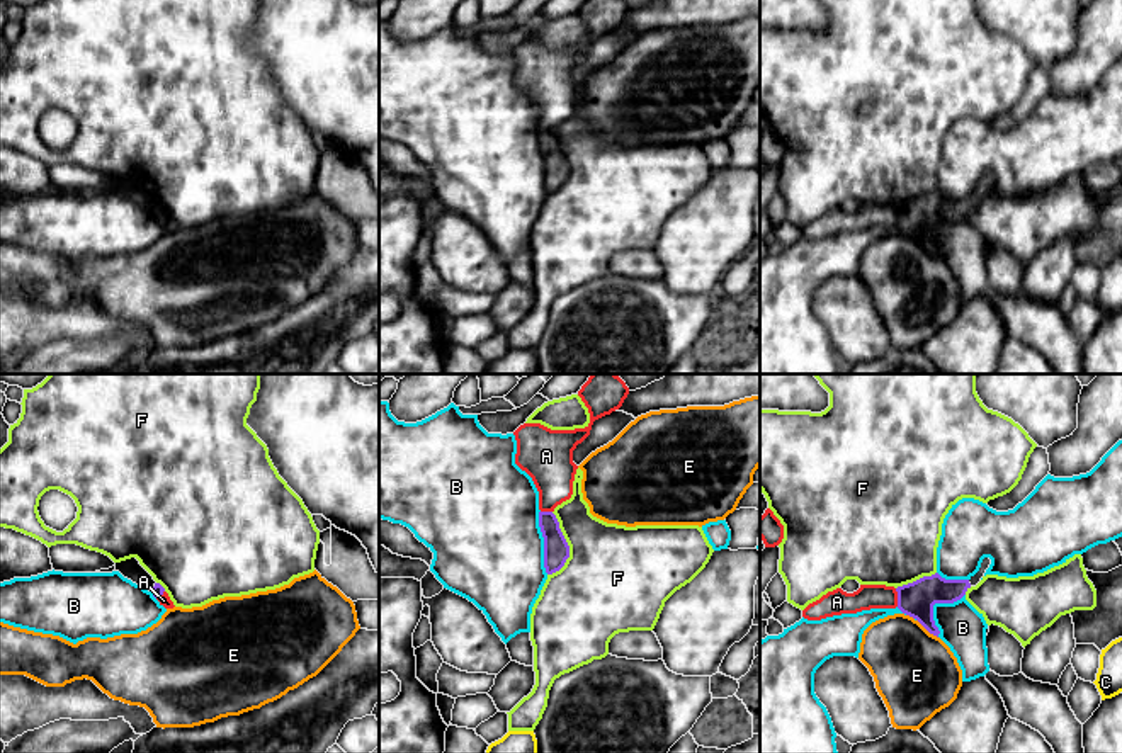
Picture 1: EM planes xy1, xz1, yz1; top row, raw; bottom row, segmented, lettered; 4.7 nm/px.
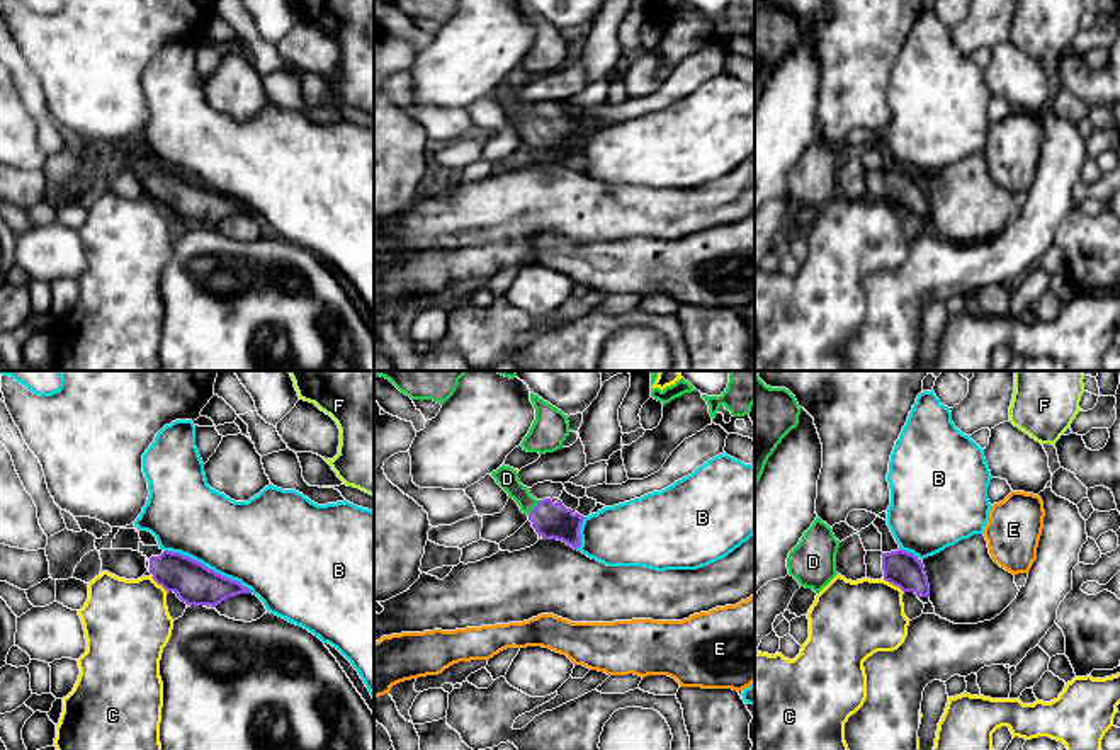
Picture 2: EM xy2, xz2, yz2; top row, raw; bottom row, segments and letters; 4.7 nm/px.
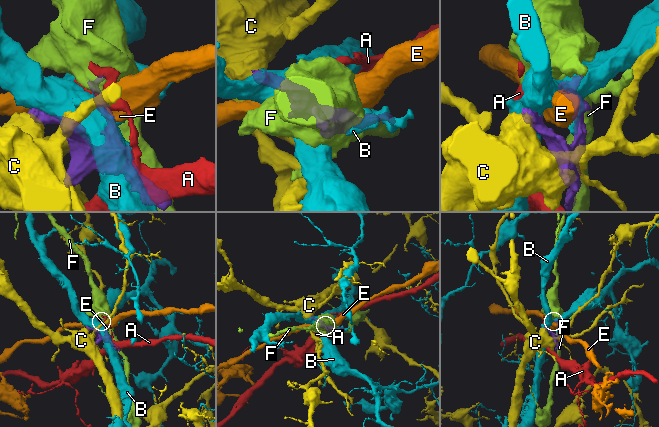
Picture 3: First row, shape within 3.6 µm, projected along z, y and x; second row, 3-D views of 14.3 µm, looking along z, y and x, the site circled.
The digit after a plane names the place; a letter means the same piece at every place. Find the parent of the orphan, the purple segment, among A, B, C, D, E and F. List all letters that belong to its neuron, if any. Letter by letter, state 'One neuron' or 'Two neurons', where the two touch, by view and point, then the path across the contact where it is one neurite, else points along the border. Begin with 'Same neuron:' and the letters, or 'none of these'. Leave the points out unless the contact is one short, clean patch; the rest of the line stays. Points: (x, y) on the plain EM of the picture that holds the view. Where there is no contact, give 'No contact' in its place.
Same neuron: D
A: Two neurons. Touches purple at yz1 (898, 216)
B: Two neurons. Touches purple at xy2 (206, 186)
C: Two neurons. Touches purple at yz2 (893, 203). Boundary: yz2 (882, 198), (903, 211)
D: One neuron. Touches purple at xz2 (534, 126). Path across: xz2 (553, 140), (534, 126), (507, 97)
E: Two neurons. Touches purple at yz1 (927, 249)
F: Two neurons. Touches purple at xz1 (568, 165)

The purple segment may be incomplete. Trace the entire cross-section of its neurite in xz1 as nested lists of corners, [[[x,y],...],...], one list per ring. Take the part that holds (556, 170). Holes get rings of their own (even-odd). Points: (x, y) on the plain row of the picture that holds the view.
[[[539,131],[539,146],[544,156],[544,187],[547,194],[559,190],[570,177],[570,165],[552,131]]]

